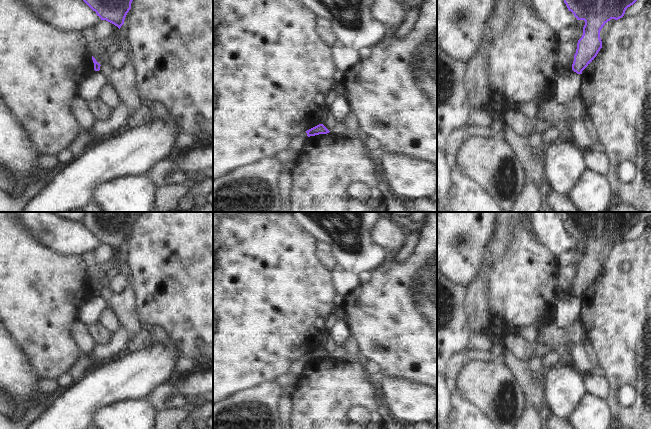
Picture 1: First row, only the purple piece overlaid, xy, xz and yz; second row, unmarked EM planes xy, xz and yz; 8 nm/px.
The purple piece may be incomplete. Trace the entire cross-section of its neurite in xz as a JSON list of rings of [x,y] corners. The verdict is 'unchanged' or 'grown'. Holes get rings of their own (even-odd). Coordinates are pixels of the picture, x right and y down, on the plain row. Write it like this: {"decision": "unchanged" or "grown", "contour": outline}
{"decision": "unchanged", "contour": [[[319,348],[306,355],[308,361],[319,359],[319,358],[327,358],[329,356],[330,355],[323,348]]]}

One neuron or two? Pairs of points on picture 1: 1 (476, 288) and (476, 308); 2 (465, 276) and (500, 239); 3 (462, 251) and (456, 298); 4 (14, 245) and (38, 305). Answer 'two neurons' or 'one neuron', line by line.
1: one neuron
2: two neurons
3: two neurons
4: one neuron

